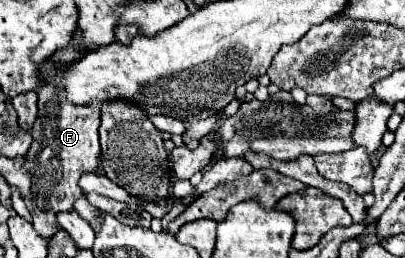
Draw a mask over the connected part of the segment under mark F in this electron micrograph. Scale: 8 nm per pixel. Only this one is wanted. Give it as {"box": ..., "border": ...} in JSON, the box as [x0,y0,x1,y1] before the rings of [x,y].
{"box":[25,85,101,213],"border":[[[41,85],[37,89],[39,95],[39,115],[37,121],[31,129],[31,149],[25,155],[25,169],[31,173],[31,199],[33,203],[47,211],[51,209],[53,213],[59,211],[71,211],[73,203],[83,195],[81,187],[79,187],[79,177],[83,173],[99,173],[99,107],[101,103],[89,103],[89,105],[73,105],[65,99],[65,93],[61,93],[61,89],[53,89],[53,85]]]}

